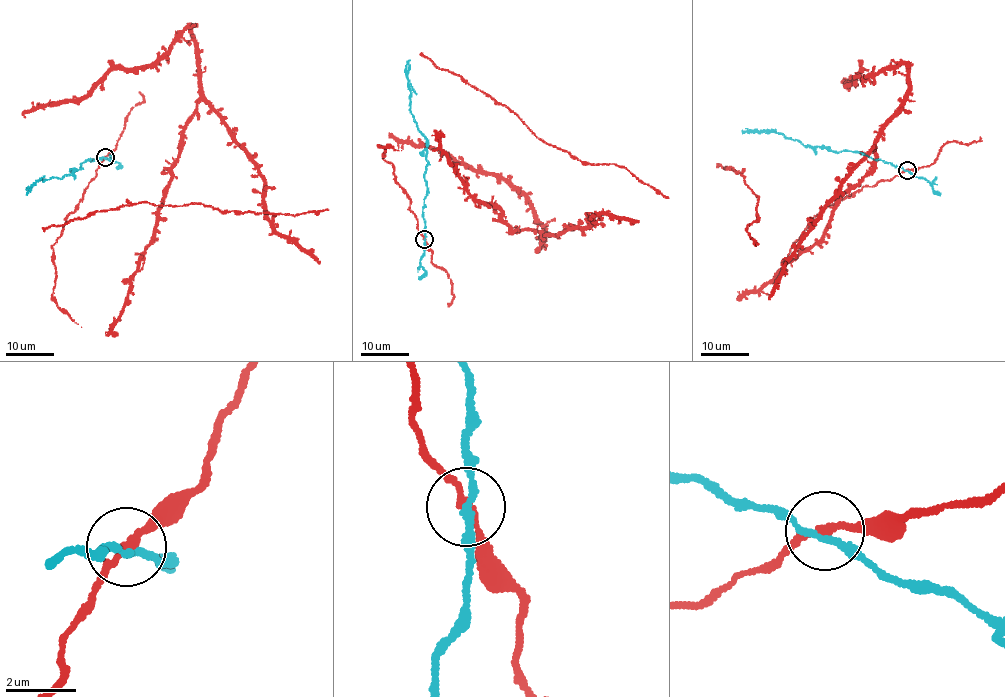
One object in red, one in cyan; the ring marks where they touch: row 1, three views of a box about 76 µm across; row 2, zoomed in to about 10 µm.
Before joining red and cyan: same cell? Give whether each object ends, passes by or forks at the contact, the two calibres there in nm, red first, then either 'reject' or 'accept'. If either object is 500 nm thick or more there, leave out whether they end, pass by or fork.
red passes by | cyan passes by | 200/200 nm | reject

